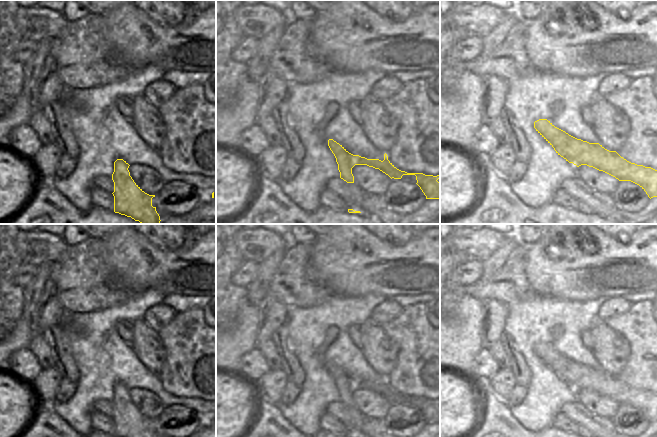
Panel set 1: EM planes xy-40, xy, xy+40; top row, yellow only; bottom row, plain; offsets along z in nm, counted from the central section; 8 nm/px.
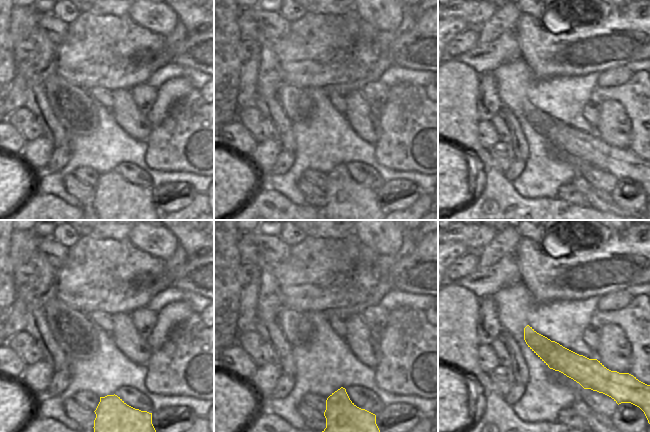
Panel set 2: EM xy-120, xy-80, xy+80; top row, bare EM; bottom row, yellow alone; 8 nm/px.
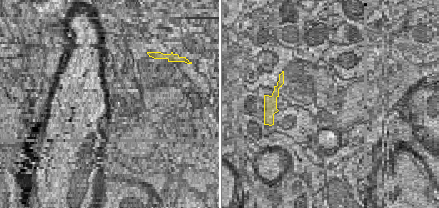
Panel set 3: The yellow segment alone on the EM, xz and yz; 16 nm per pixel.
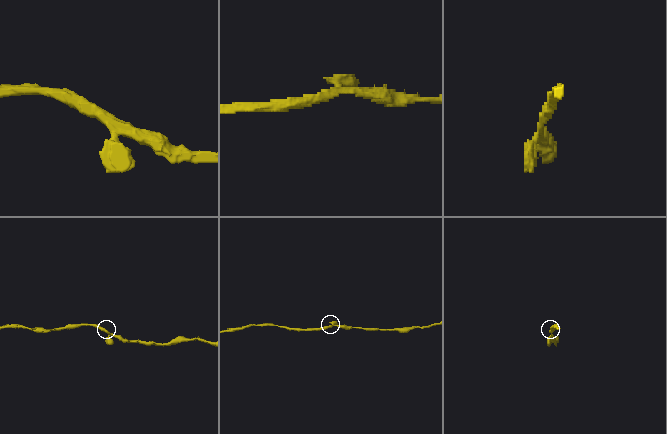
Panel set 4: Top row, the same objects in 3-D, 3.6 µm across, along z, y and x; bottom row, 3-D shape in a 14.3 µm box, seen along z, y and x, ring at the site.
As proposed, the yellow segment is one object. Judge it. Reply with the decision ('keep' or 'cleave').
keep

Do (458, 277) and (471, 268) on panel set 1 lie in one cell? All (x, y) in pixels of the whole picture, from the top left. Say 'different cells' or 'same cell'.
same cell

